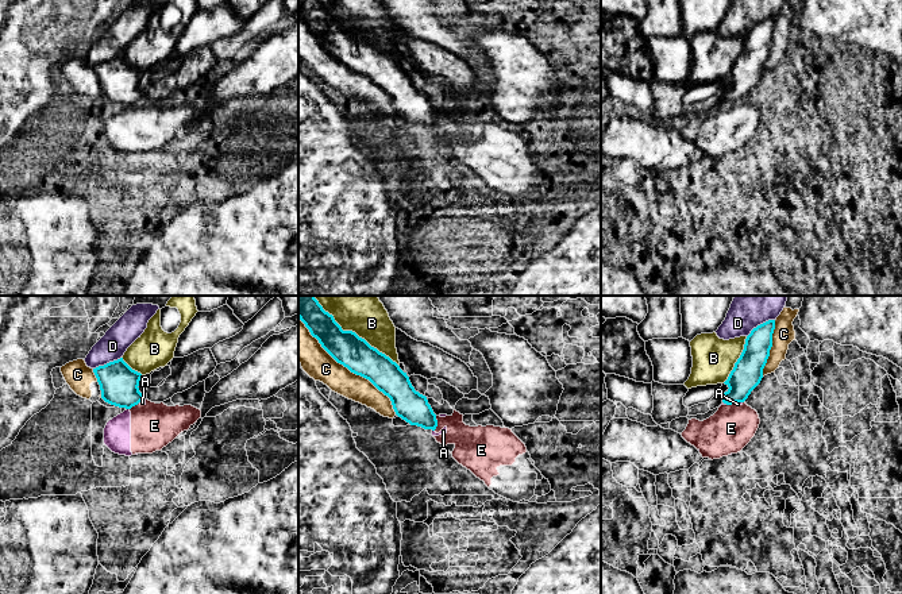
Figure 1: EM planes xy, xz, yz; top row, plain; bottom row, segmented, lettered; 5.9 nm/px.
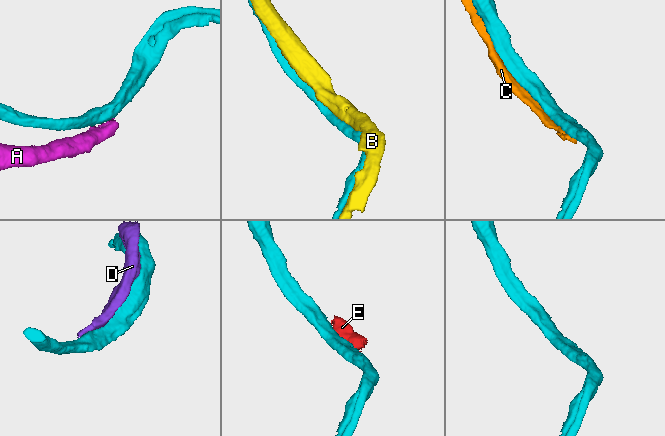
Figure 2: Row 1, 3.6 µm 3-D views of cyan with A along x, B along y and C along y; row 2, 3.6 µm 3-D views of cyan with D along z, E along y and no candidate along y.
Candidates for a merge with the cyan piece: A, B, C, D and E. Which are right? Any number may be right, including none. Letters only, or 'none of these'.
none of these

